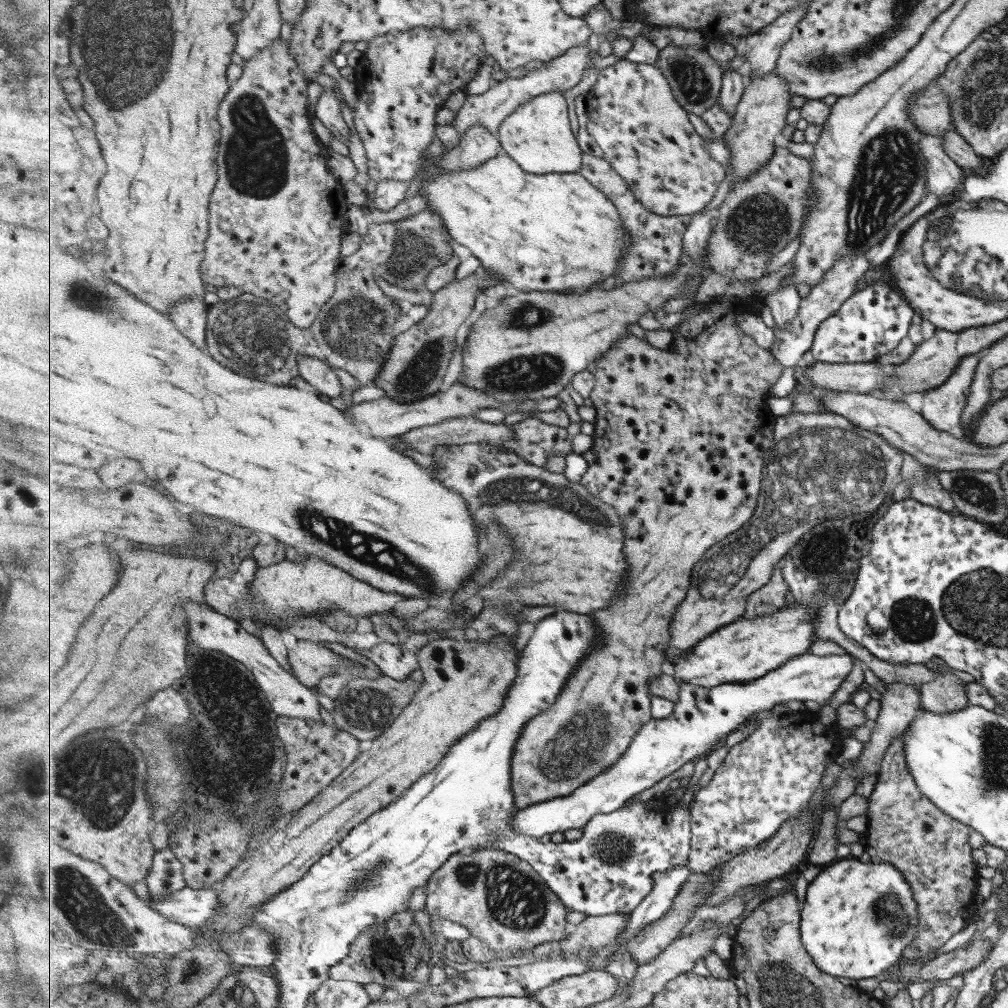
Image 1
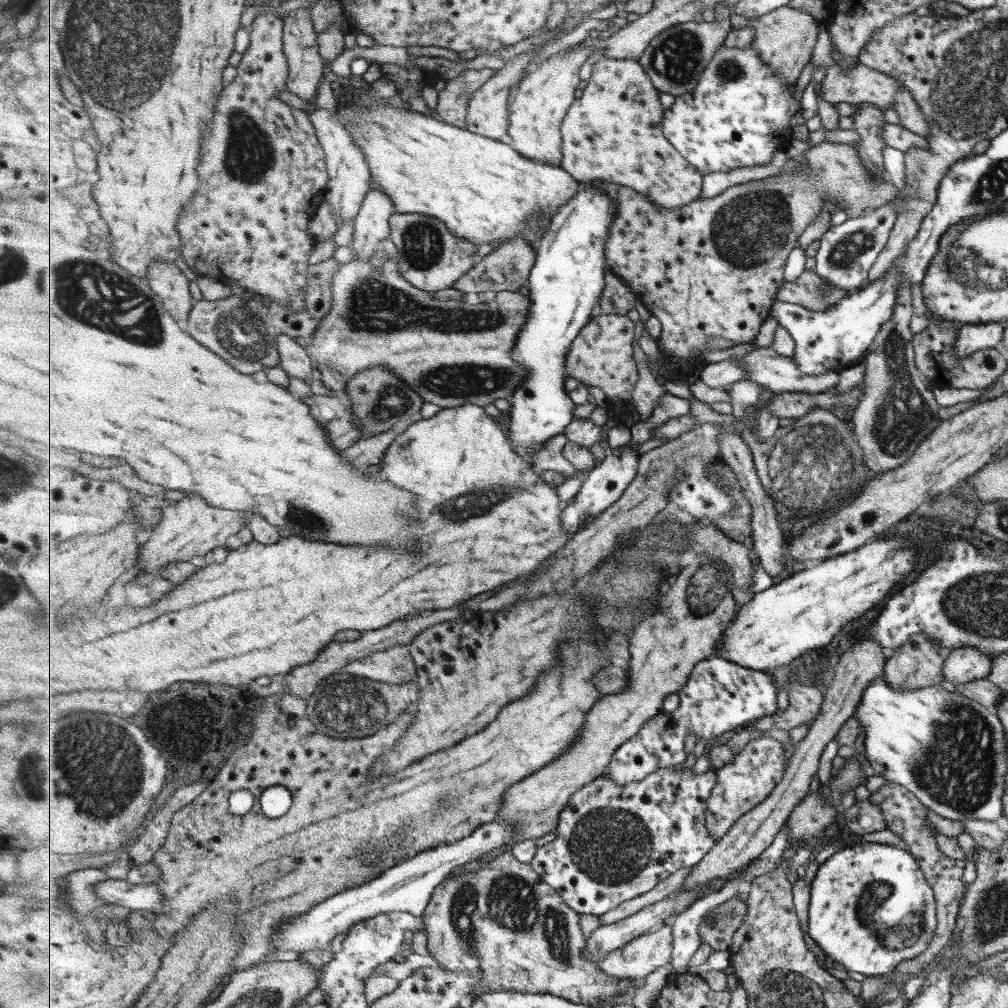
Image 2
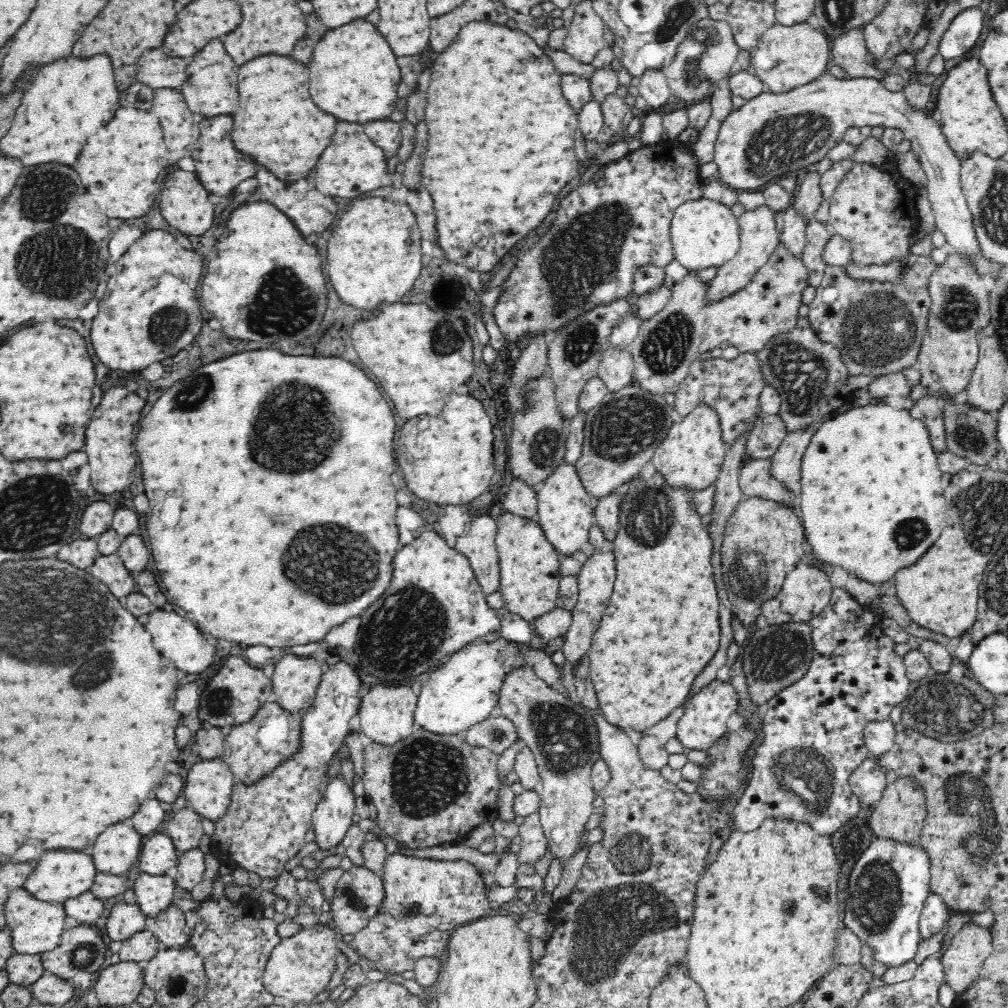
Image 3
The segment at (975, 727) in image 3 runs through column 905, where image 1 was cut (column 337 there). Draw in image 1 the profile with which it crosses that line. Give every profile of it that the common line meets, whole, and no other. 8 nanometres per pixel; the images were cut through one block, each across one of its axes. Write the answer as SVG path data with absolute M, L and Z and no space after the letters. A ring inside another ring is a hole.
M417 671L407 681L395 680L395 678L376 676L373 679L369 677L359 678L351 682L342 696L333 702L333 720L337 727L343 731L350 732L356 736L359 741L372 740L372 742L381 734L383 734L395 722L395 719L401 715L403 709L415 698L416 692L422 688L425 678L424 673Z

